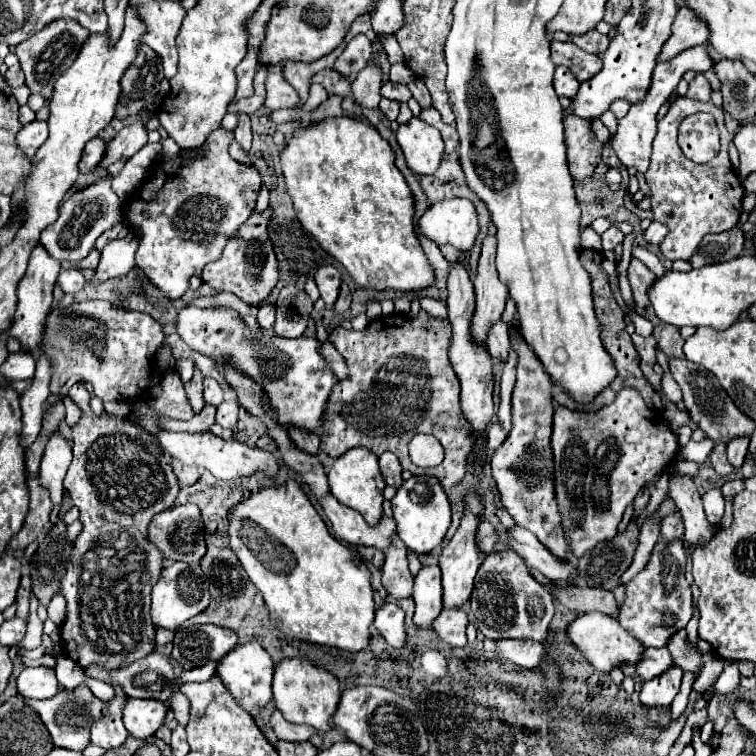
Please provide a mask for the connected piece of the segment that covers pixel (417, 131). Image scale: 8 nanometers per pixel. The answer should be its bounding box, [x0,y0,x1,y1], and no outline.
[396,117,444,175]

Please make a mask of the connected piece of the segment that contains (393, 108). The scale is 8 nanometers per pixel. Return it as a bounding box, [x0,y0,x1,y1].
[380,99,400,131]

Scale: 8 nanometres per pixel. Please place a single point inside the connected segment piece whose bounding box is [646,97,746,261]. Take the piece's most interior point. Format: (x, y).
(692, 200)

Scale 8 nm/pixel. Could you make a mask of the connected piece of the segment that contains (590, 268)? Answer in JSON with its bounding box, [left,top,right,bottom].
[580,249,662,411]

